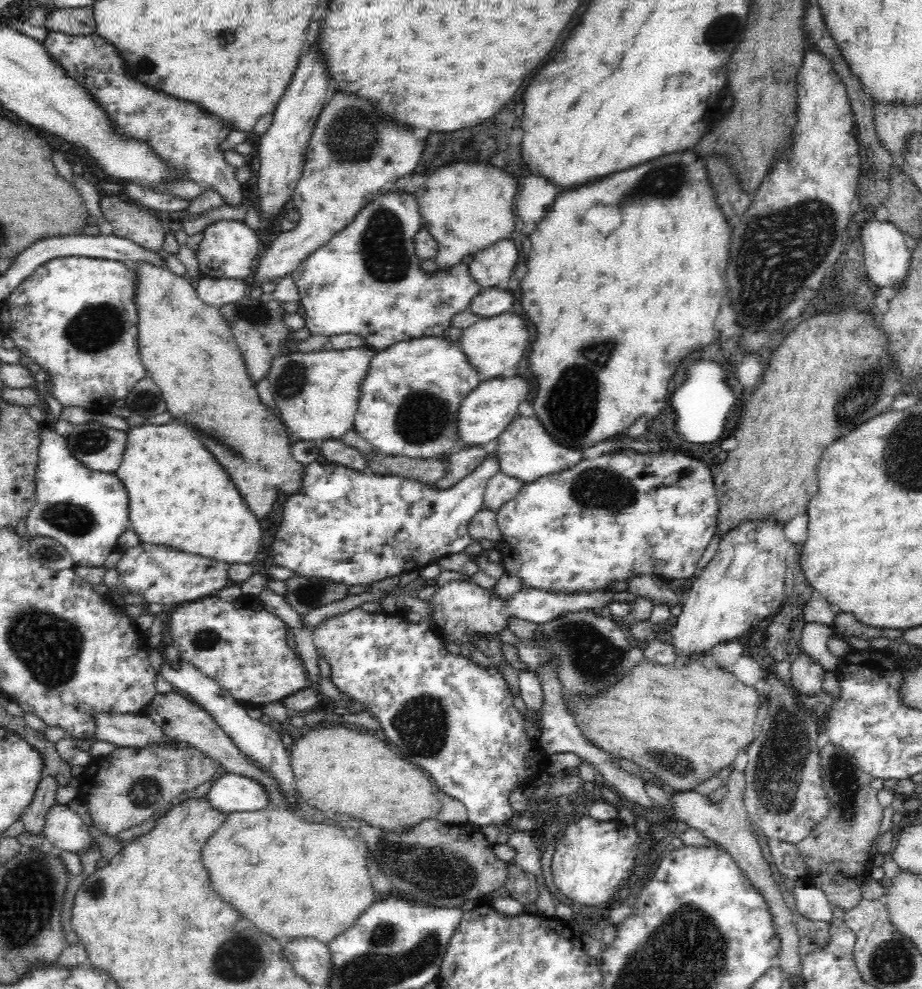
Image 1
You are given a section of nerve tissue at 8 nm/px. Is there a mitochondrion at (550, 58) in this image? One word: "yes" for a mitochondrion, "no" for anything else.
no

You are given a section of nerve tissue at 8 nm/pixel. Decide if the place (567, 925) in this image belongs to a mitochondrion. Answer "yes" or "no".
no

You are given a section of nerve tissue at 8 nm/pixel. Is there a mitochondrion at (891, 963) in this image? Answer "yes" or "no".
yes

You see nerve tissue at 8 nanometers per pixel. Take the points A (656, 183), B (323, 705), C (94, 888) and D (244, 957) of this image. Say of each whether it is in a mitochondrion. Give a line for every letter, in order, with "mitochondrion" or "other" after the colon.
A: mitochondrion
B: other
C: mitochondrion
D: mitochondrion

